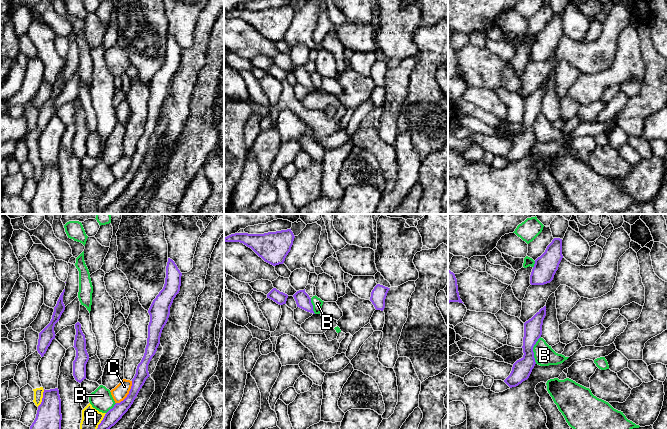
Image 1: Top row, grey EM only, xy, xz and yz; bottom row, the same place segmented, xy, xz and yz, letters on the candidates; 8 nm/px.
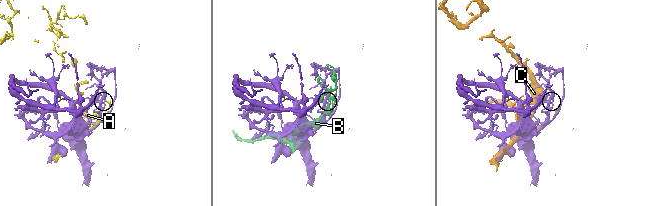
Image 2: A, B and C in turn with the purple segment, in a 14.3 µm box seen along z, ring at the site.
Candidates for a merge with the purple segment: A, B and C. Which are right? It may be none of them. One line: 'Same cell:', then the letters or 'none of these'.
Same cell: none of these

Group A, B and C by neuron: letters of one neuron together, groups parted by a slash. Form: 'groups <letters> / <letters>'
groups A C / B

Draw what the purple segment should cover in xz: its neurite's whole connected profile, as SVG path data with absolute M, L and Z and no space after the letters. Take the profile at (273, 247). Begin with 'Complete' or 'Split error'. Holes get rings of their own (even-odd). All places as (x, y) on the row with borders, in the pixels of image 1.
Complete. M291 229L264 234L235 233L224 237L225 242L240 242L251 248L265 262L283 264L294 241Z

